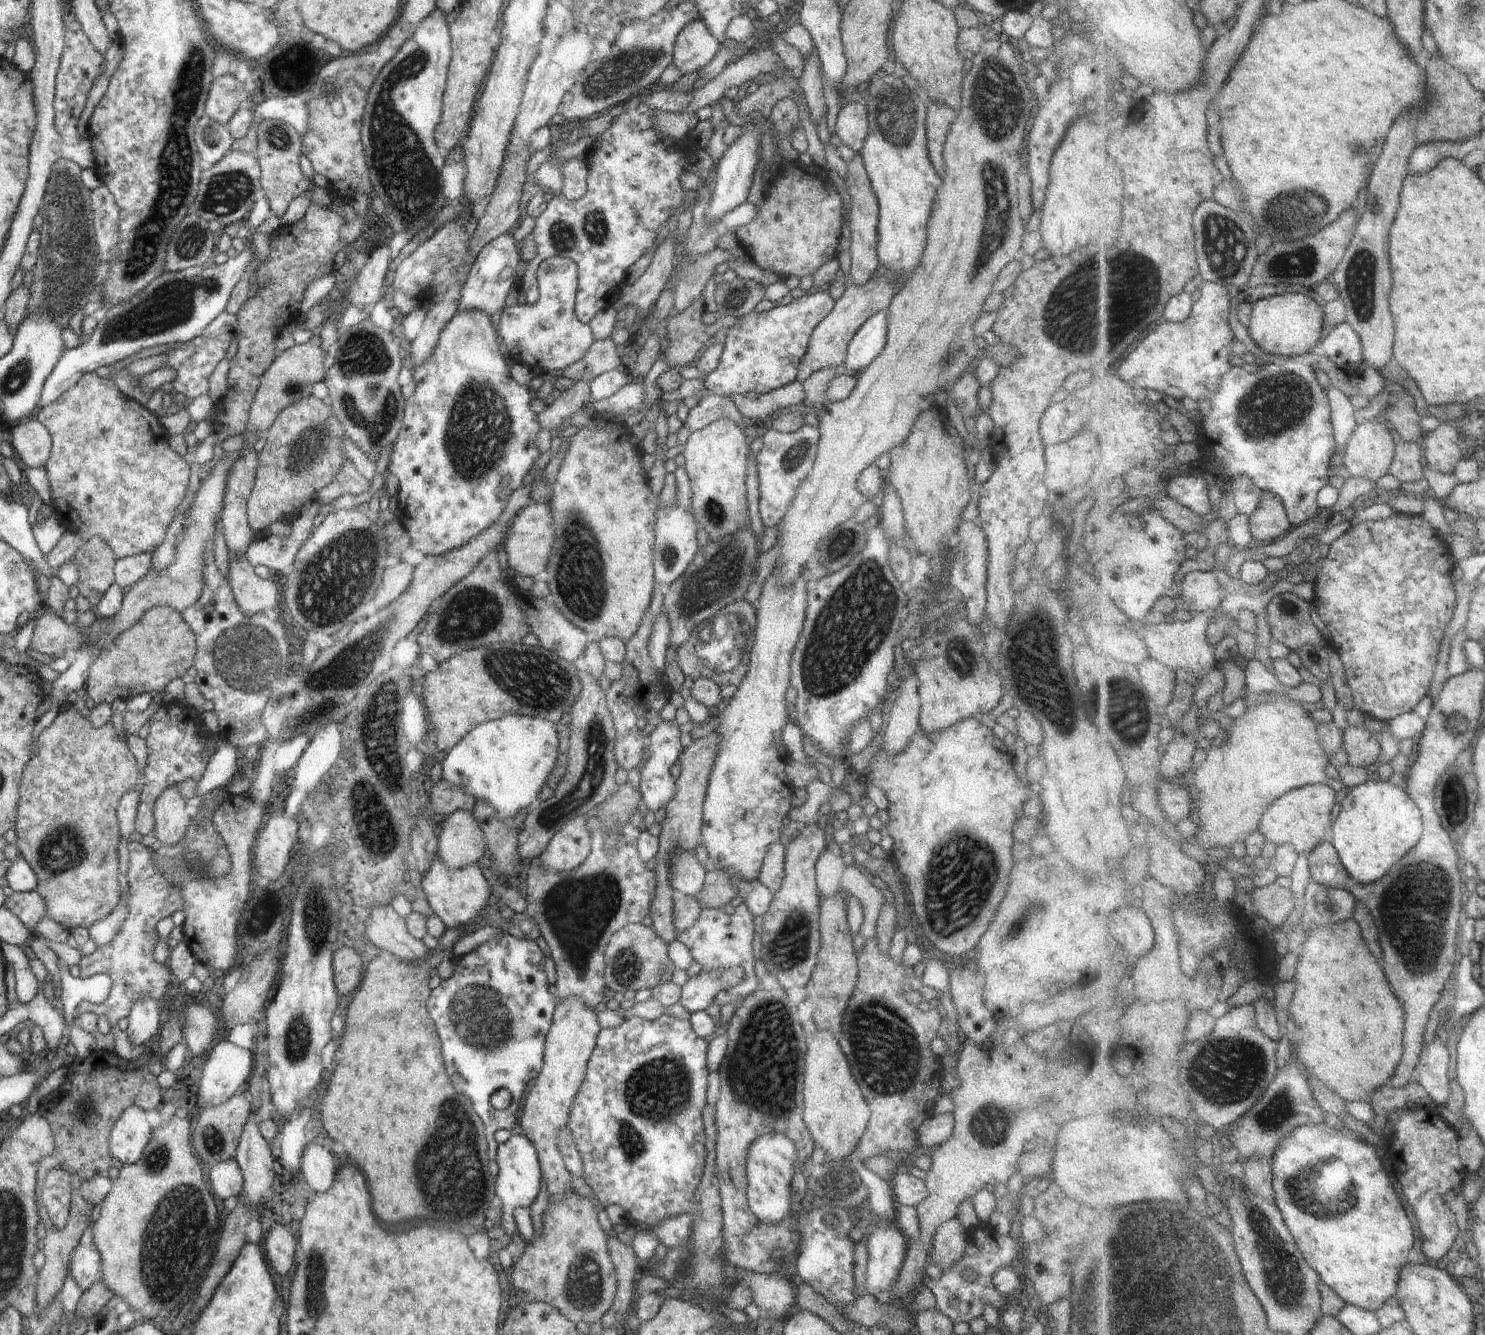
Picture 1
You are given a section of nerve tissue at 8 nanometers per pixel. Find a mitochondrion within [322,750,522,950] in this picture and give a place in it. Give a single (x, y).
(381, 832)

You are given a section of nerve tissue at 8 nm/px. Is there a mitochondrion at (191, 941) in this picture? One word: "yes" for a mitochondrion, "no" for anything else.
no

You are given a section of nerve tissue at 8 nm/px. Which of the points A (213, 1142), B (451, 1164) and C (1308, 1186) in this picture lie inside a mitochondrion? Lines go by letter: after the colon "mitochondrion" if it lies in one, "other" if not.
A: mitochondrion
B: mitochondrion
C: mitochondrion

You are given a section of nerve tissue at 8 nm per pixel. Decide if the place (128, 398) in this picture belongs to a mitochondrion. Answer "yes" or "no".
no

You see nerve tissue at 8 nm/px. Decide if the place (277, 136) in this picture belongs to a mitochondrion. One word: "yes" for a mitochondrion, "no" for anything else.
yes

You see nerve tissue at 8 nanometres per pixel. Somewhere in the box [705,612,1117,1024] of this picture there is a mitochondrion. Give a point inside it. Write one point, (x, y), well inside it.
(963, 873)

